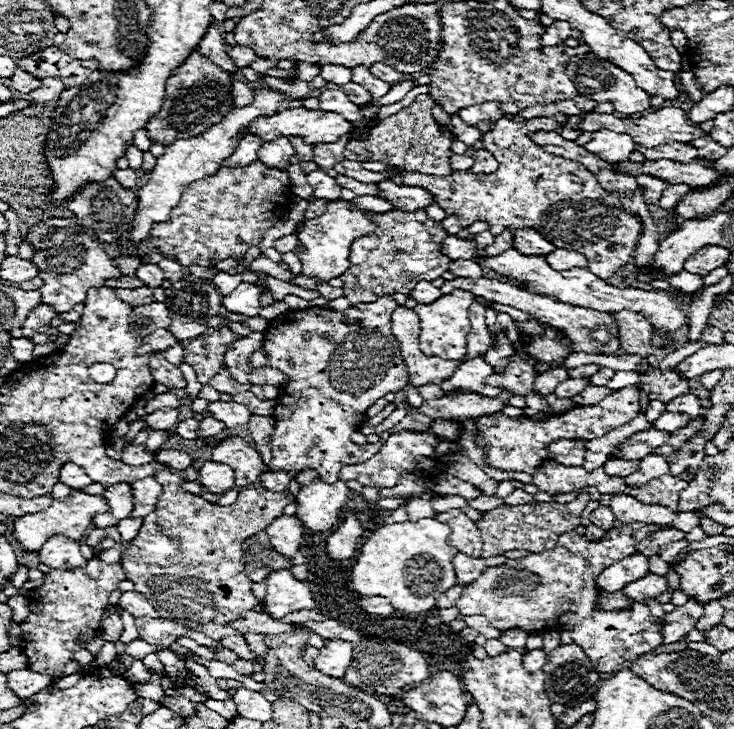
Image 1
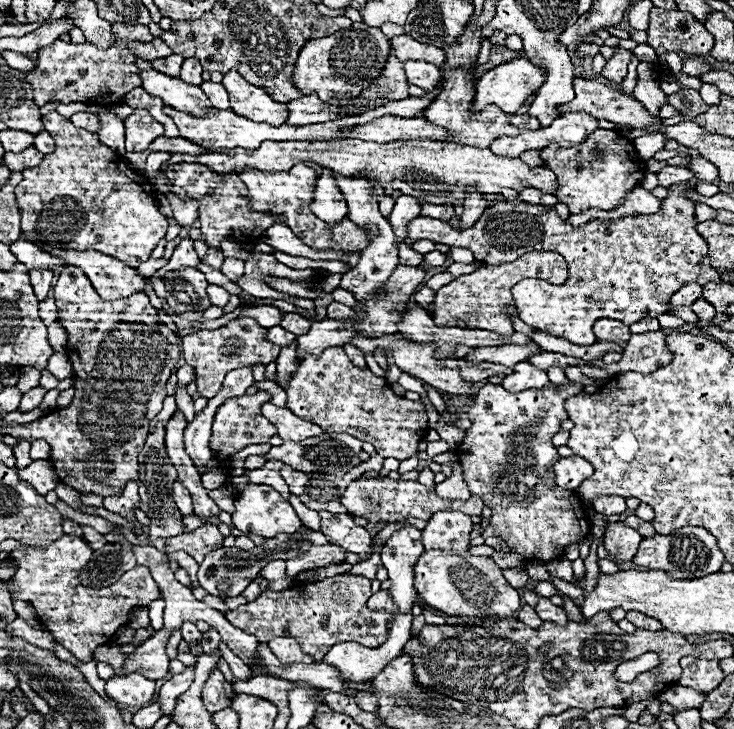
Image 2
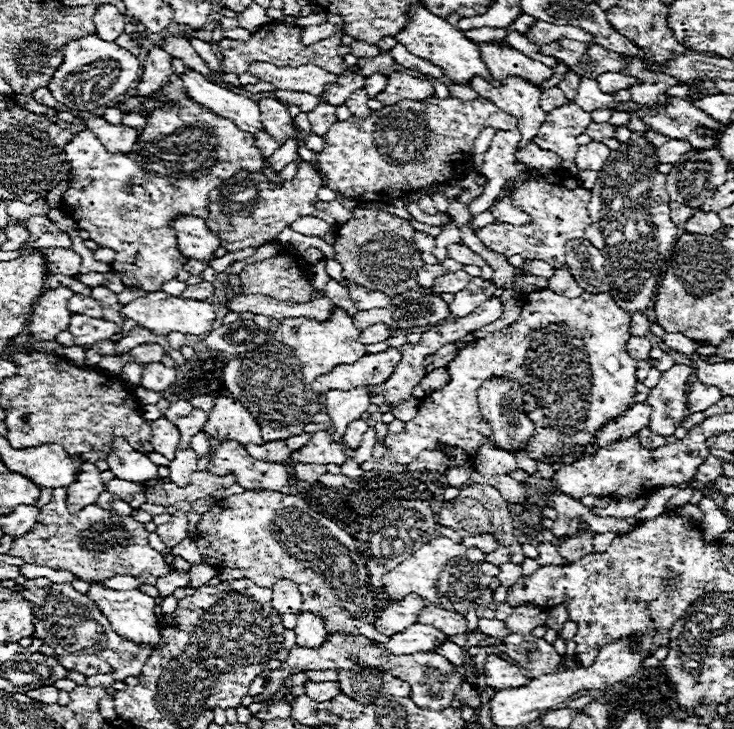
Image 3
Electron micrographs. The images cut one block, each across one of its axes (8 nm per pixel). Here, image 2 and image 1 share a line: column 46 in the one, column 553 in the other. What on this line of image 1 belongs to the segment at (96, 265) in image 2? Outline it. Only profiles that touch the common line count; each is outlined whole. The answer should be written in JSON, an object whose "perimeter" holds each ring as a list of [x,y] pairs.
{"perimeter":[[[532,228],[514,230],[514,248],[522,250],[522,254],[534,254],[534,256],[546,256],[556,250],[554,244],[550,244],[544,236],[540,236]]]}

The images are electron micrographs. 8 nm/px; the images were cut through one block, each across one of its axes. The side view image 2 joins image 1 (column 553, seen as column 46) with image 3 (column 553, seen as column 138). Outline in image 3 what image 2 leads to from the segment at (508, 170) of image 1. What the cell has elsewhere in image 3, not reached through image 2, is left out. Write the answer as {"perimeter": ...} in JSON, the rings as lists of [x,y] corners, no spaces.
{"perimeter":[[[560,170],[558,174],[546,174],[540,176],[538,180],[524,184],[522,188],[512,192],[512,198],[514,206],[530,214],[532,224],[530,226],[490,224],[476,232],[478,238],[490,250],[500,252],[504,256],[520,254],[524,258],[538,258],[548,264],[554,264],[556,268],[562,268],[566,258],[566,242],[574,238],[584,238],[584,232],[592,222],[586,210],[586,204],[590,202],[590,190],[578,186],[576,178],[572,178],[566,170]]]}

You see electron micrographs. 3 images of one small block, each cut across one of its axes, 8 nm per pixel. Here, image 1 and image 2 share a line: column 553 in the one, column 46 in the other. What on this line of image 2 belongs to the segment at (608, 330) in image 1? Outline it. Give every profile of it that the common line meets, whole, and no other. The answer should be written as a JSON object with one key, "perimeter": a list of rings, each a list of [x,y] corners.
{"perimeter":[[[46,298],[46,300],[42,300],[40,302],[40,318],[44,320],[44,324],[48,326],[48,324],[52,324],[58,316],[56,316],[56,303],[54,298]]]}

